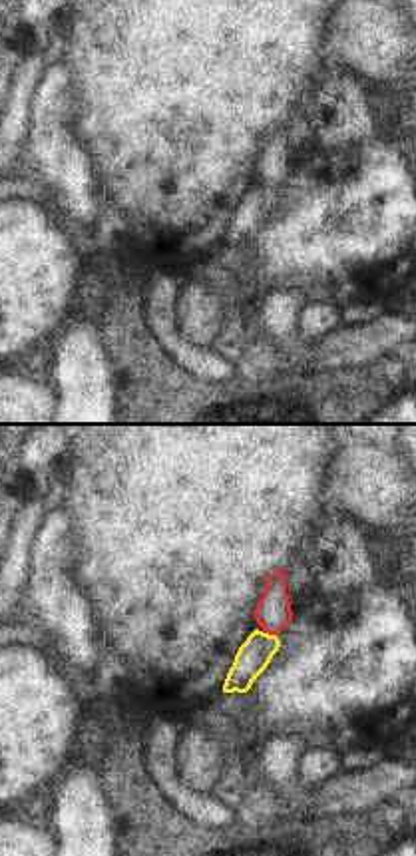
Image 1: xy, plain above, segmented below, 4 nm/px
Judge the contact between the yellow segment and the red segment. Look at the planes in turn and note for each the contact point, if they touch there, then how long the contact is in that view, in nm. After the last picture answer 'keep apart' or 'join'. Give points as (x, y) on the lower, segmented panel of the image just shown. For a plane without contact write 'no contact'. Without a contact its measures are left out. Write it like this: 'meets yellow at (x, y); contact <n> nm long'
meets yellow at (271, 636); contact 50 nm long

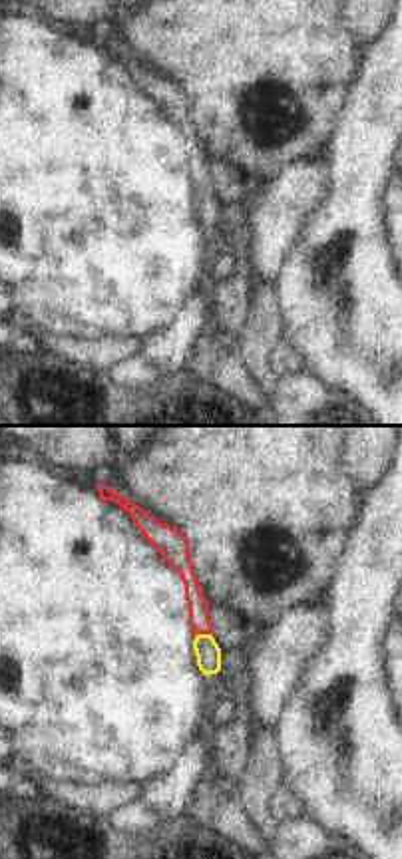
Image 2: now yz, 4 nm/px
meets yellow at (203, 635); contact 70 nm long

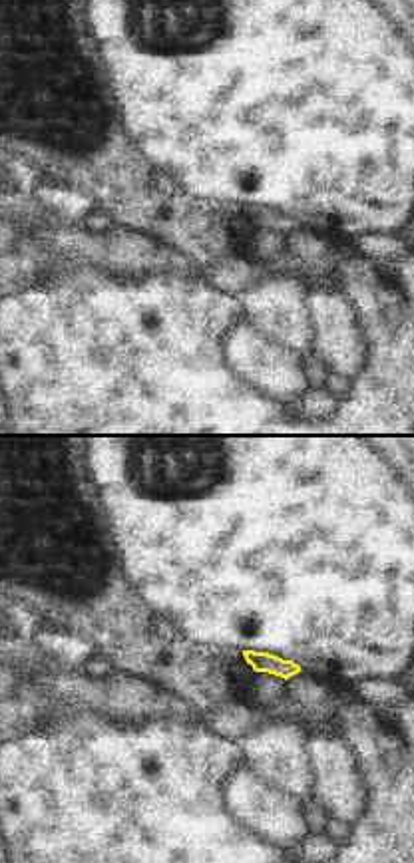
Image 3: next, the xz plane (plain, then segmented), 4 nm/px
no contact

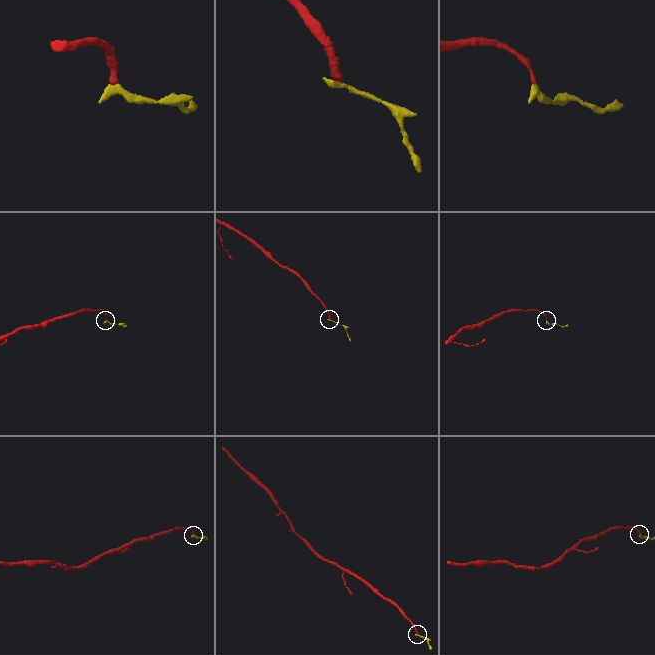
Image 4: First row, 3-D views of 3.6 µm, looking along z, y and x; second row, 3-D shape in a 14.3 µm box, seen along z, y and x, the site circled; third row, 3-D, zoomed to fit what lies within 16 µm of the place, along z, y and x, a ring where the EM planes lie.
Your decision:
join

